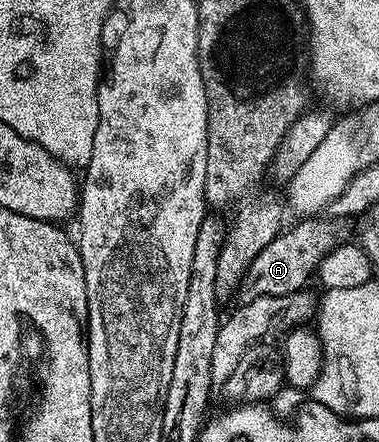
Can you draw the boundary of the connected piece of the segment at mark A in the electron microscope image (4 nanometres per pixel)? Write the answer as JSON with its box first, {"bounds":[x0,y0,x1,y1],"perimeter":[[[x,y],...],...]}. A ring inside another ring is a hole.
{"bounds":[241,218,344,300],"perimeter":[[[303,218],[291,229],[280,231],[279,235],[253,258],[253,262],[247,267],[247,274],[243,277],[241,292],[247,300],[258,296],[284,296],[306,289],[307,279],[316,275],[319,261],[344,243],[343,236],[344,221],[339,218]],[[288,231],[288,232],[287,232]]]}

